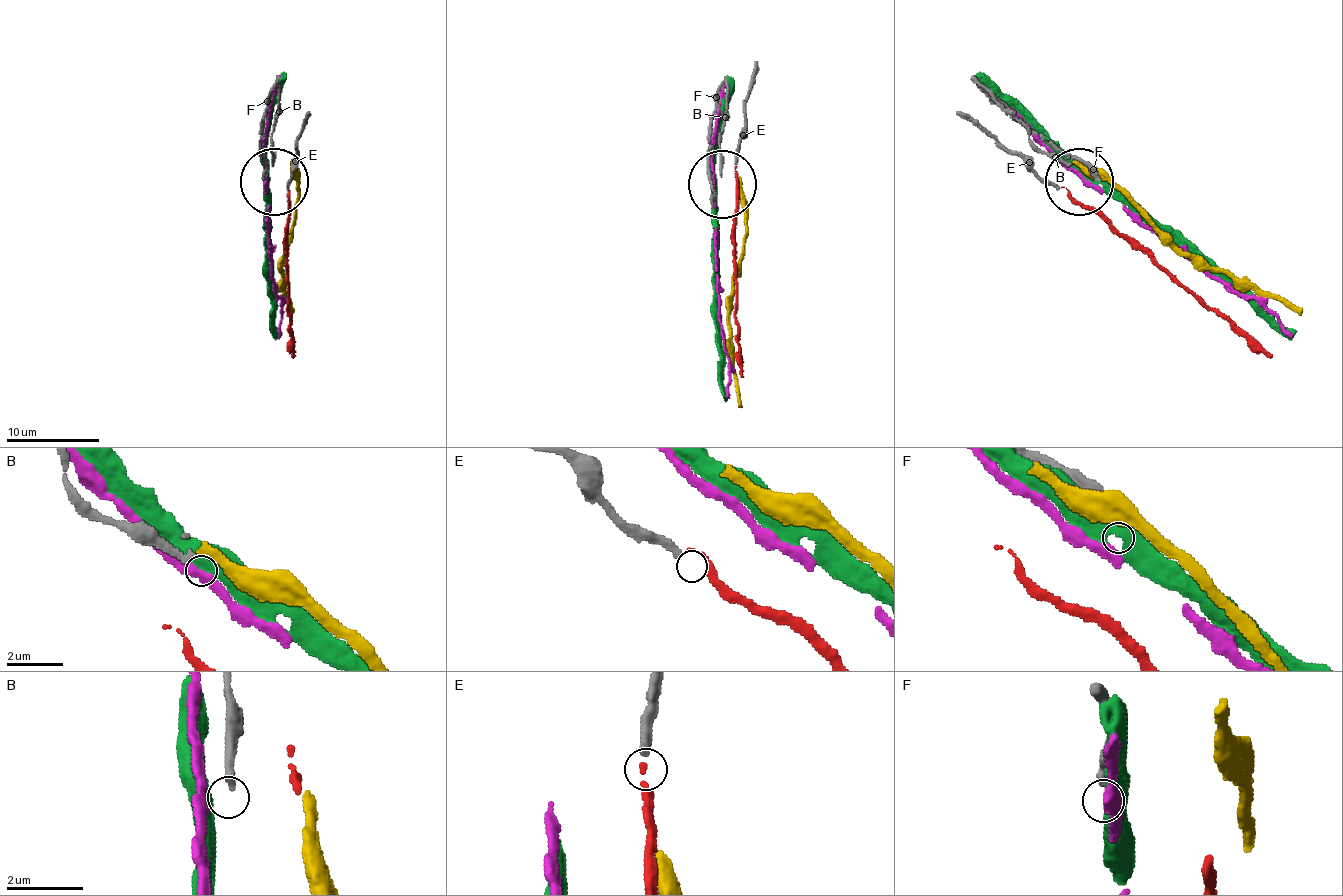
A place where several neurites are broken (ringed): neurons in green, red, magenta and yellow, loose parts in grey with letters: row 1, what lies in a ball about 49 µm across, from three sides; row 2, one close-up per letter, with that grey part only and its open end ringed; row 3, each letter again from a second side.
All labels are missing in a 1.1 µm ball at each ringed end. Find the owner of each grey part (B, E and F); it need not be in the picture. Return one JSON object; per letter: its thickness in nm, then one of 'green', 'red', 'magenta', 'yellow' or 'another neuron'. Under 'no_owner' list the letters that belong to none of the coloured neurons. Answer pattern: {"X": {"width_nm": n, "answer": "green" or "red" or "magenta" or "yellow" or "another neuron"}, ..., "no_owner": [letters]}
{"B": {"width_nm": 160, "answer": "another neuron"}, "E": {"width_nm": 260, "answer": "another neuron"}, "F": {"width_nm": 360, "answer": "another neuron"}, "no_owner": ["B", "E", "F"]}

